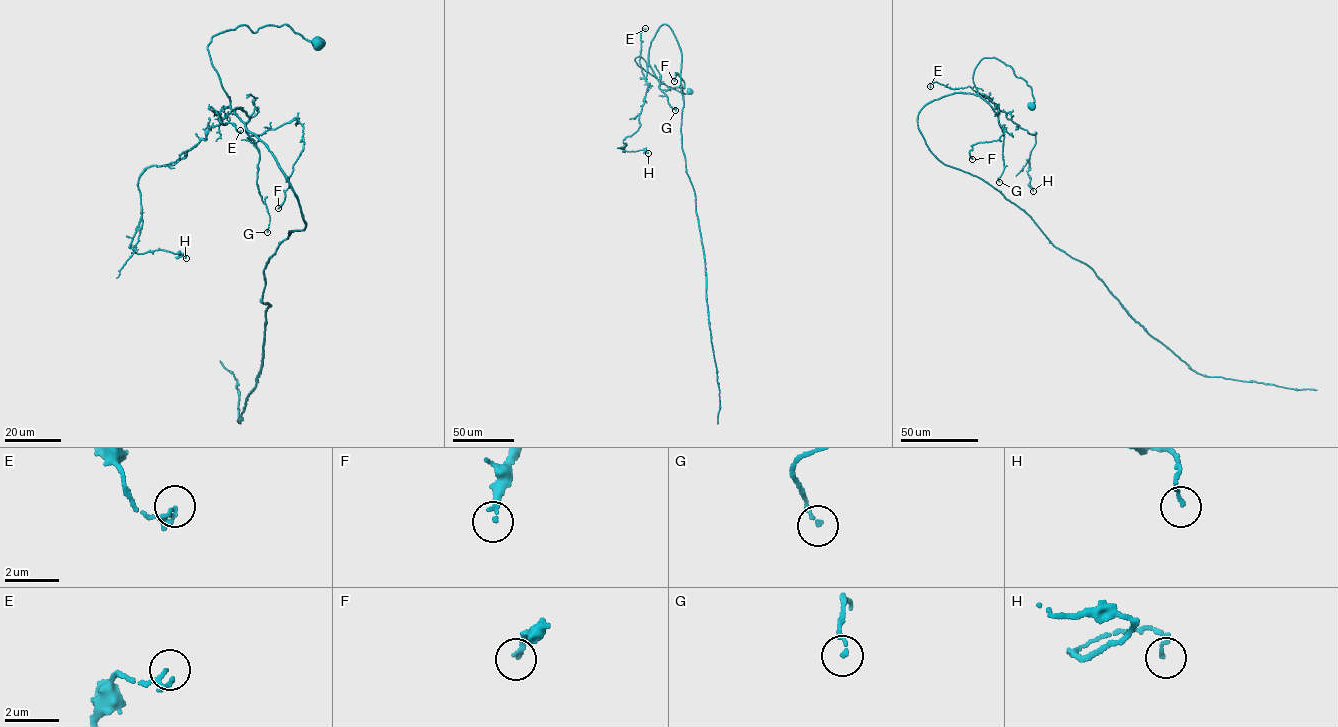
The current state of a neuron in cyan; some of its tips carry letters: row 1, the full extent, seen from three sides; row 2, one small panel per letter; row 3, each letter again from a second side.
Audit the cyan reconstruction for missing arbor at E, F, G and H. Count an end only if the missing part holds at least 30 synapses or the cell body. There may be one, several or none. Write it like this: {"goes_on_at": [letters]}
{"goes_on_at": []}

